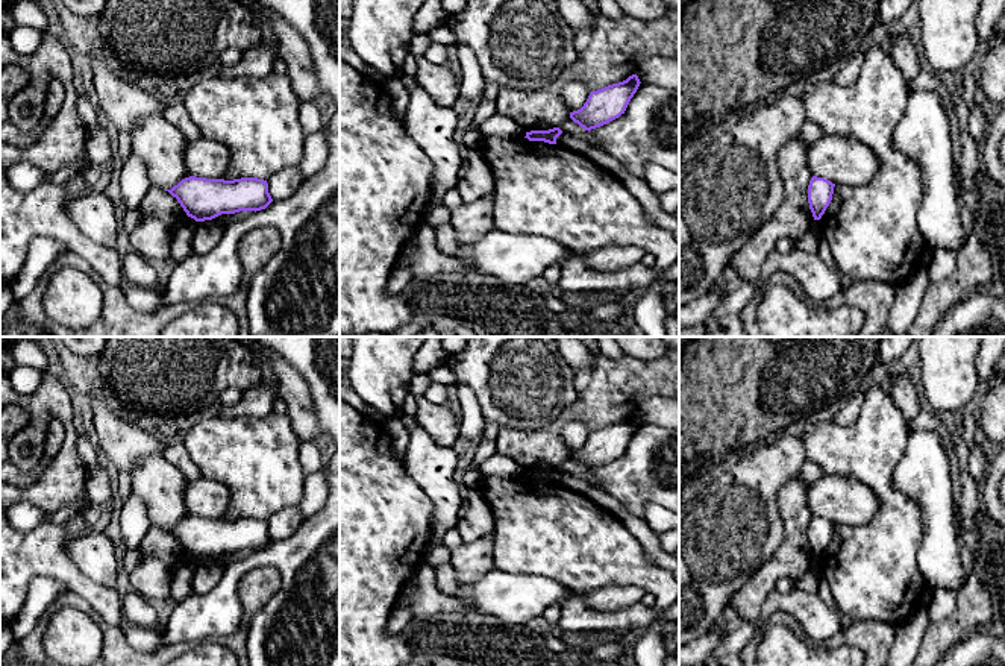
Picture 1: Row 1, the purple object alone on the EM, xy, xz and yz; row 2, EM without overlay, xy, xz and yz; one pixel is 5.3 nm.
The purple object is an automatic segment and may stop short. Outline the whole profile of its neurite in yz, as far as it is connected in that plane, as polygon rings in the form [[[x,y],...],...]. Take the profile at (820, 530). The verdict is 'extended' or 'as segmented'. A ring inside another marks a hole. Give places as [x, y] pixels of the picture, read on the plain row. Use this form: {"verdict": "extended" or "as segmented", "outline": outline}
{"verdict": "as segmented", "outline": [[[811,517],[808,525],[808,543],[814,560],[820,560],[829,546],[834,534],[834,526],[835,523],[825,517]]]}

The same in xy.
{"verdict": "as segmented", "outline": [[[189,516],[165,531],[176,537],[186,555],[196,561],[240,551],[256,552],[273,542],[267,520],[258,517],[224,520]]]}

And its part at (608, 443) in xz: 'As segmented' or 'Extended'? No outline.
As segmented

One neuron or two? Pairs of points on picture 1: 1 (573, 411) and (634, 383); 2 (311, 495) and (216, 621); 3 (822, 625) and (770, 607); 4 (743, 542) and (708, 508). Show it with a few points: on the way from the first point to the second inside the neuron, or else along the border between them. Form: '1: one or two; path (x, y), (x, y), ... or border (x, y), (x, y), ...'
1: one; path (588, 408), (594, 407), (619, 384)
2: two; border (323, 505), (305, 518)
3: one; path (810, 613), (799, 604), (782, 604)
4: one; path (734, 533), (717, 518)

